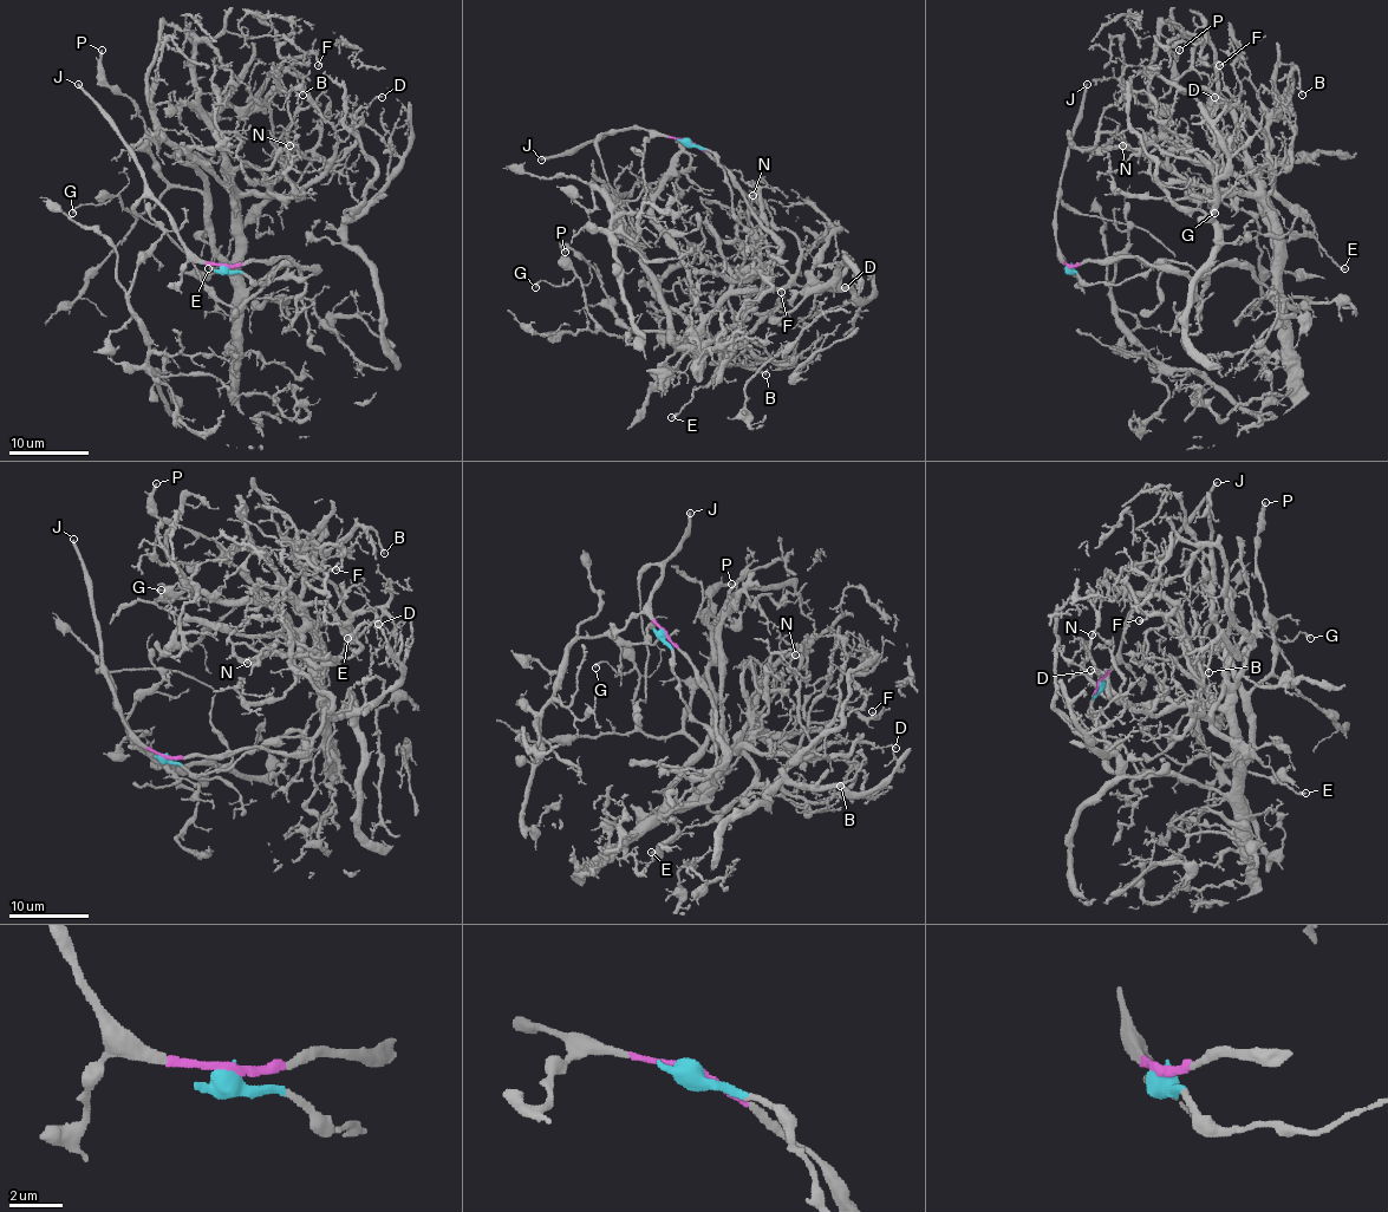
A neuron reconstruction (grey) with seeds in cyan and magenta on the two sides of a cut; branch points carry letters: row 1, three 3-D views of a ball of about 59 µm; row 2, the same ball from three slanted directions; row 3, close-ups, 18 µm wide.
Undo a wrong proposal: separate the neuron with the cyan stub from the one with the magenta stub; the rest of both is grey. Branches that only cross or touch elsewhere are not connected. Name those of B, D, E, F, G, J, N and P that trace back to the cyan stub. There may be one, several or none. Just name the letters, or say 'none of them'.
B, D, E, F, G, N, P

